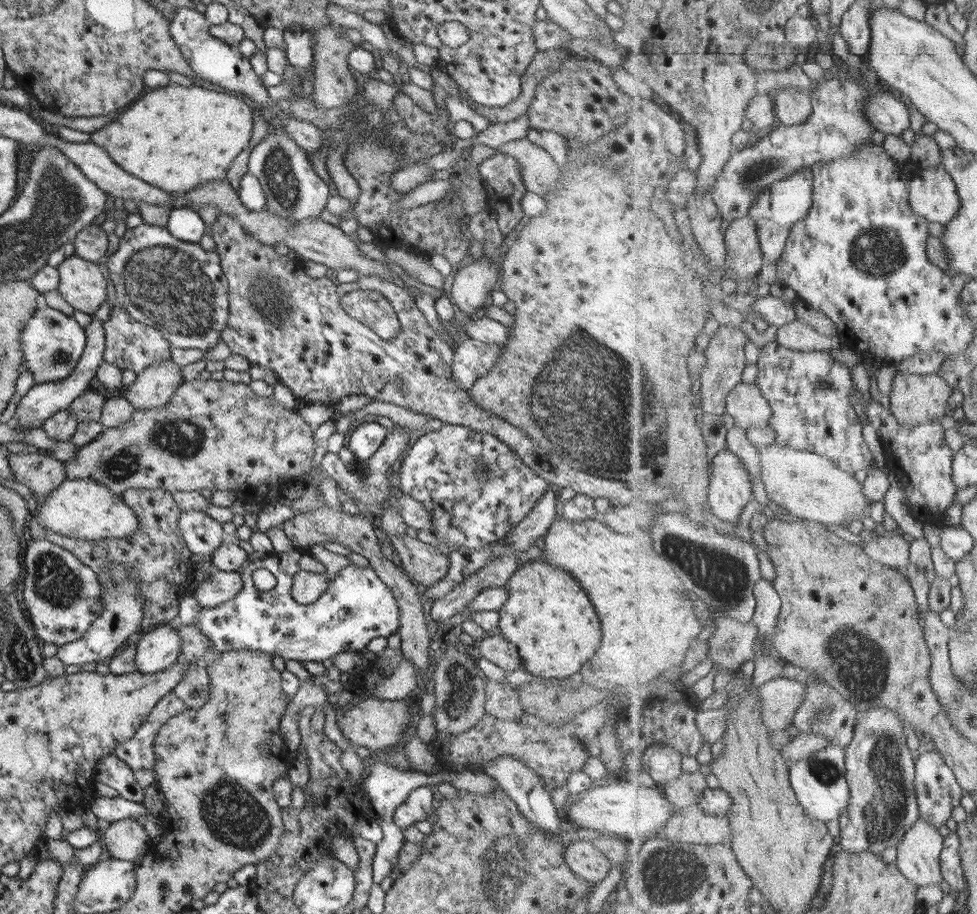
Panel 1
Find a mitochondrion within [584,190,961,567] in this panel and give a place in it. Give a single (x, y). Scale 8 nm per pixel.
(875, 252)

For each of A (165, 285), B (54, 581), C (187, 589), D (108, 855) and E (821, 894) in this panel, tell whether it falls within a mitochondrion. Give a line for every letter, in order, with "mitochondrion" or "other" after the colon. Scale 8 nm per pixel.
A: mitochondrion
B: mitochondrion
C: other
D: other
E: other

